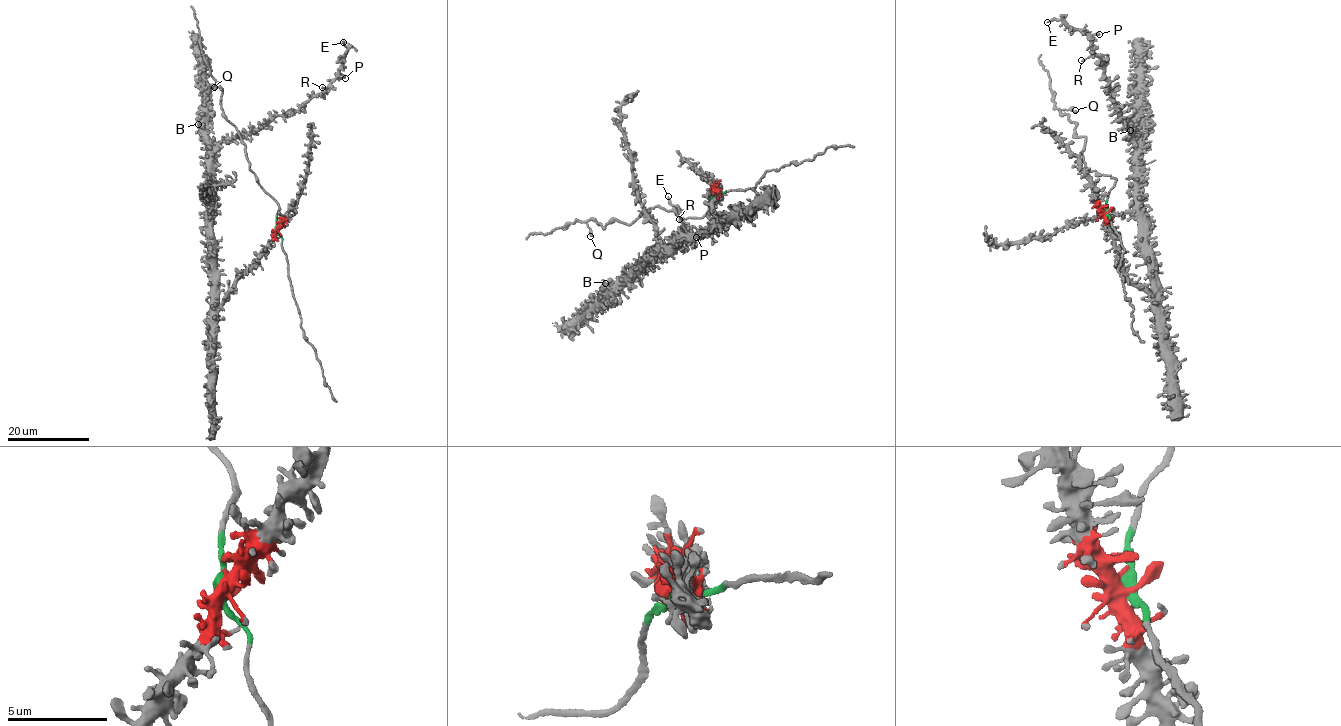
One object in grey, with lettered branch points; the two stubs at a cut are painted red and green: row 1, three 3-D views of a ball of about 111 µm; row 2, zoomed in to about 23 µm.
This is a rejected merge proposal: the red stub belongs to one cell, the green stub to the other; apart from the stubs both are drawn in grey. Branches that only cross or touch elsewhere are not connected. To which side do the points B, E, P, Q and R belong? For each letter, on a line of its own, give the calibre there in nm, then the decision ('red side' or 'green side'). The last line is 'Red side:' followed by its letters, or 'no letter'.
B: calibre 320 nm; red side
E: calibre 140 nm; red side
P: calibre 400 nm; red side
Q: calibre 320 nm; green side
R: calibre 240 nm; red side
Red side: B, E, P, R

